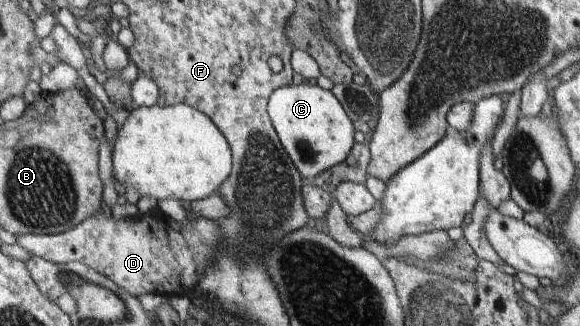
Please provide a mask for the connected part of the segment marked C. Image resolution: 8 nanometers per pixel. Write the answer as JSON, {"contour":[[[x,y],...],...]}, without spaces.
{"contour":[[[305,80],[301,85],[285,86],[278,89],[269,100],[269,113],[277,130],[281,143],[298,167],[302,177],[318,177],[339,164],[344,164],[350,151],[354,148],[354,123],[342,103],[334,96],[332,90],[320,81]]]}

